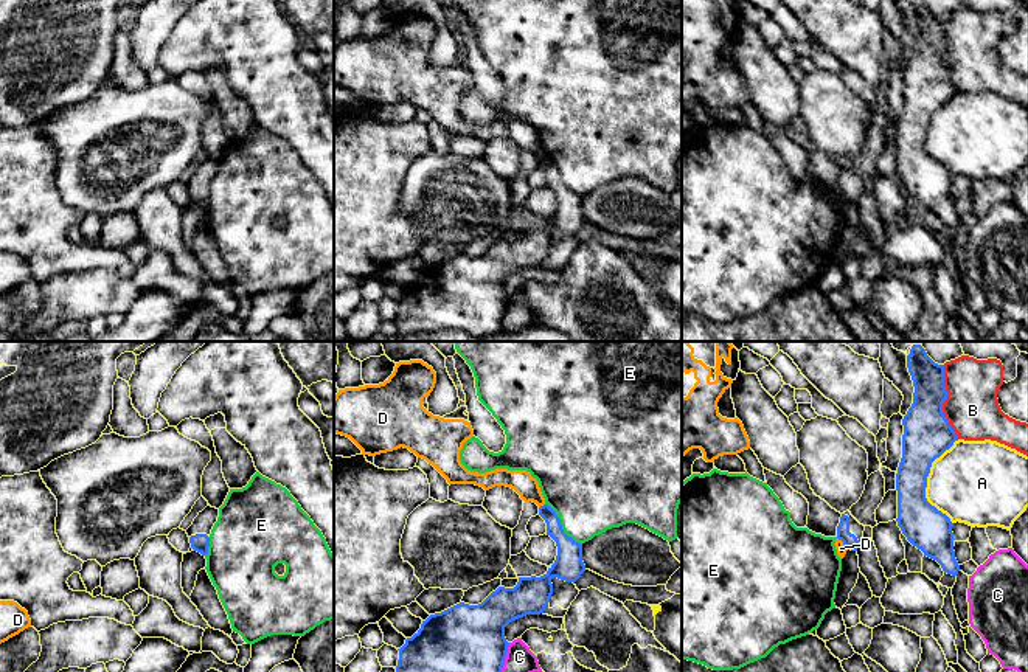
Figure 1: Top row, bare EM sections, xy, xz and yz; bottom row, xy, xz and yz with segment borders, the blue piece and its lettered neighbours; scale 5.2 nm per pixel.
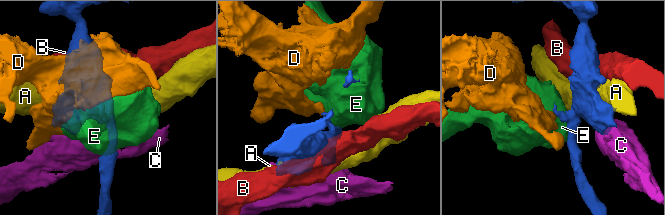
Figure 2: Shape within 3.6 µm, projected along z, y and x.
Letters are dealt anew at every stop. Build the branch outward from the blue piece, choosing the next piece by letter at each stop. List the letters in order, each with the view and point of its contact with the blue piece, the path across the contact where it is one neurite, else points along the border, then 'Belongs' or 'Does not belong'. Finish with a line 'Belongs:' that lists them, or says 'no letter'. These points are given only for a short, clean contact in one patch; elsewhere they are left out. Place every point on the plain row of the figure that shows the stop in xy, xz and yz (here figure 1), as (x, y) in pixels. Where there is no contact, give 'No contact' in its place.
A: Touches blue at yz (926, 134). Does not belong
B: Touches blue at yz (943, 55). Does not belong
C: Touches blue at xz (503, 312). Does not belong
D: Touches blue at yz (843, 196). Boundary: yz (837, 190), (847, 202). Does not belong
E: Touches blue at xz (561, 179). Does not belong
Belongs: no letter

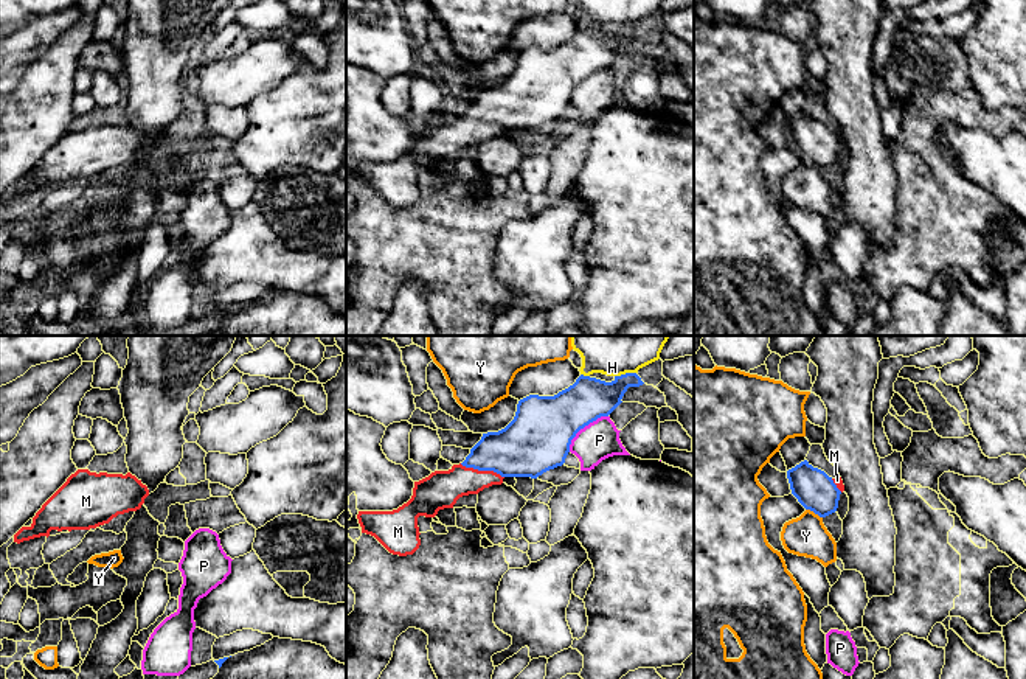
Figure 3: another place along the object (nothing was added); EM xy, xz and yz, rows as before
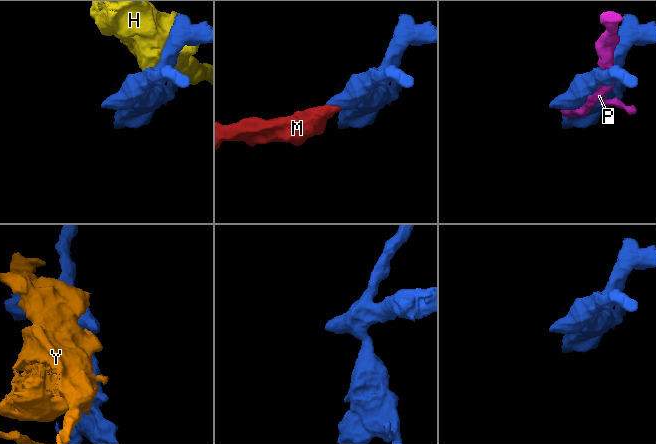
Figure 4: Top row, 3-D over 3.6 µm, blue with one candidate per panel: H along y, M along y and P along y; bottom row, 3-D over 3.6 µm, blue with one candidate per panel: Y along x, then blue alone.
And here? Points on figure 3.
H: Touches blue at xz (626, 25). Does not belong
M: Touches blue at xz (481, 121). Path across: xz (523, 100), (497, 106), (481, 121), (441, 142). Belongs
P: Touches blue at xz (582, 80). Does not belong
Y: Touches blue at yz (814, 163). Does not belong
Belongs: M

